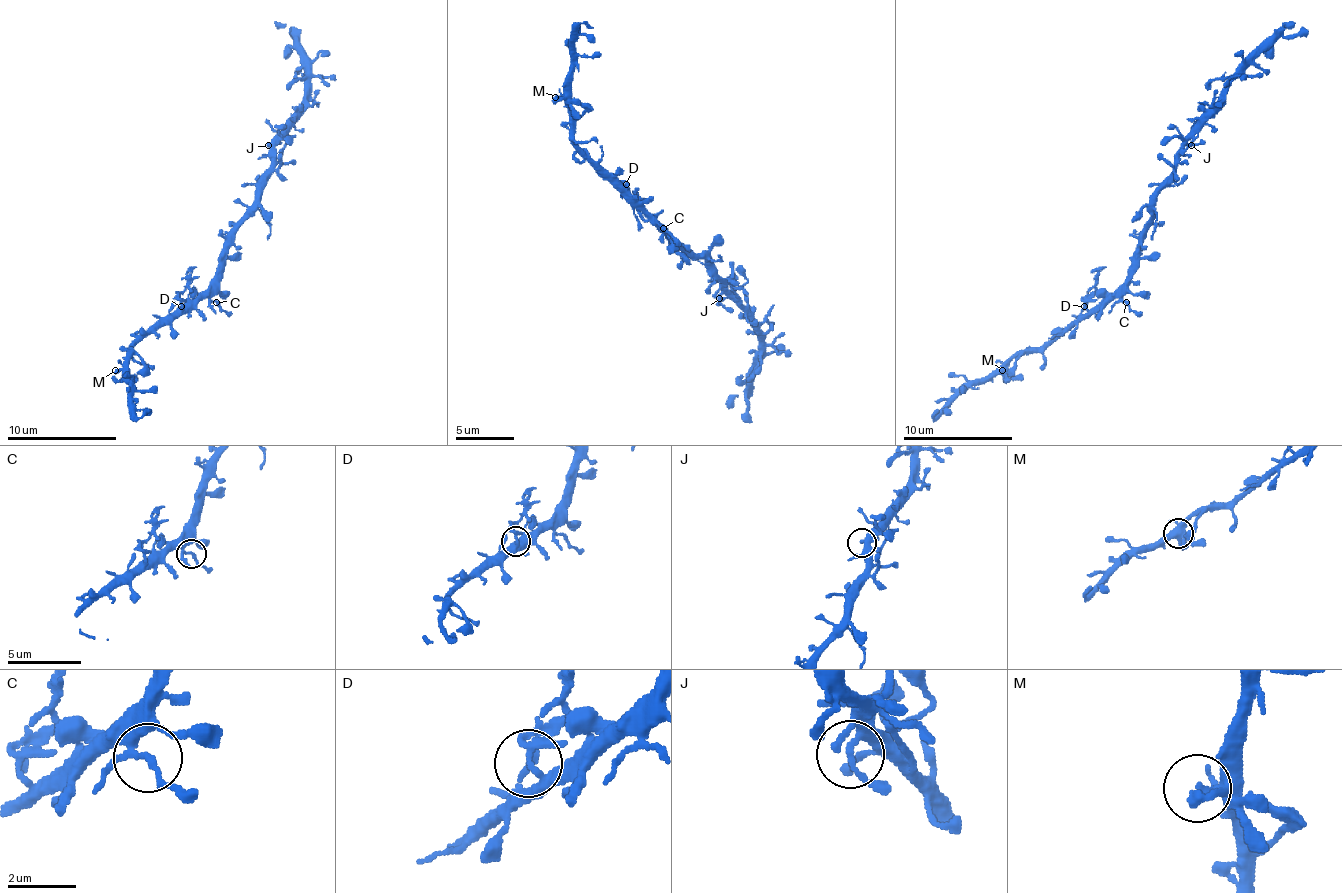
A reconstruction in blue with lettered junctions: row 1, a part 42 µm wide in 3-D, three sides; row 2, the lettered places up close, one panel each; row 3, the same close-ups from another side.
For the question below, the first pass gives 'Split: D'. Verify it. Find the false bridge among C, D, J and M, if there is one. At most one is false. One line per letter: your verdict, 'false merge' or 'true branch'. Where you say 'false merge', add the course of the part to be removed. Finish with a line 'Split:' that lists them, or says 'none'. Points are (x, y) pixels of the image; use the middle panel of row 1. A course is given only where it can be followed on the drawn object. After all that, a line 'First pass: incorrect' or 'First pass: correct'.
C: true branch
D: false merge | (626, 184), (628, 196), (643, 205)
J: true branch
M: true branch
Split: D
First pass: correct

